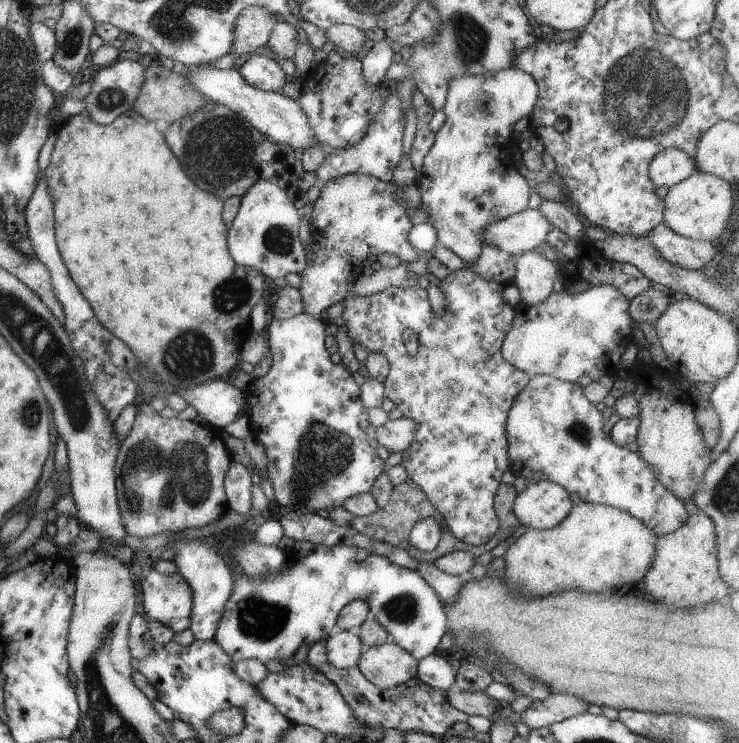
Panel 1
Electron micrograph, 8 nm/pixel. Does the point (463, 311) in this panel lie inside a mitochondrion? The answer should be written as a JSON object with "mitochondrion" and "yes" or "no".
{"mitochondrion":"no"}

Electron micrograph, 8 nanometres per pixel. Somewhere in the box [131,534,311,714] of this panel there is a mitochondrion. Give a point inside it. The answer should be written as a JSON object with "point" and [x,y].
{"point":[259,618]}

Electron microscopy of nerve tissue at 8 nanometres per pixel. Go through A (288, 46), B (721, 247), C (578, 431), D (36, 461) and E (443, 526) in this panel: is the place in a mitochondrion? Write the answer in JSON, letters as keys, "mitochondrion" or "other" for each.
{"A":"other","B":"other","C":"mitochondrion","D":"other","E":"other"}

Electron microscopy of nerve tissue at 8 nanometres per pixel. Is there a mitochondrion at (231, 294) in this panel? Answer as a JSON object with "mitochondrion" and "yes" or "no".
{"mitochondrion":"yes"}

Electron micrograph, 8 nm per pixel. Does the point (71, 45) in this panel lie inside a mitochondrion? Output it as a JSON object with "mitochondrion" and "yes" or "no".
{"mitochondrion":"yes"}

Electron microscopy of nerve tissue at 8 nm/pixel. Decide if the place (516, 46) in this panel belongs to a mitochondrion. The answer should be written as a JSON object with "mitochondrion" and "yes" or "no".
{"mitochondrion":"no"}

